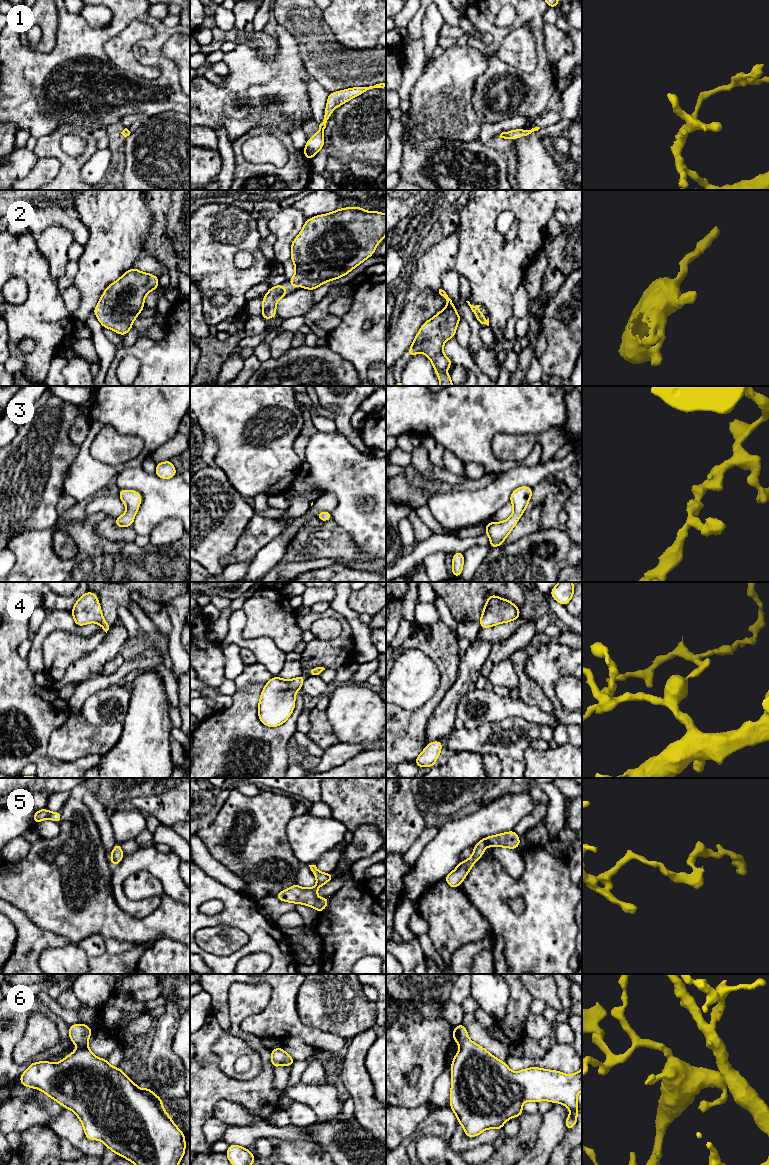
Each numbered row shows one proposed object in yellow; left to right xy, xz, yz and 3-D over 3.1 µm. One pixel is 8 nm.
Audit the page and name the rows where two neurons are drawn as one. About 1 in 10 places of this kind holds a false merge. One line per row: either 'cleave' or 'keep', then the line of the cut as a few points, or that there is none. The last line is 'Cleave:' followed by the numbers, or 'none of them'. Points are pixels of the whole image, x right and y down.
1: keep | no cut
2: keep | no cut
3: keep | no cut
4: keep | no cut
5: keep | no cut
6: keep | no cut
Cleave: none of them

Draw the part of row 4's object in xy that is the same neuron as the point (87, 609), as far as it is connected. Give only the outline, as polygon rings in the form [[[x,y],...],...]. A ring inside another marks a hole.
[[[90,591],[76,601],[71,613],[75,624],[79,627],[94,622],[99,624],[106,633],[109,630],[109,625],[102,615],[98,596]]]

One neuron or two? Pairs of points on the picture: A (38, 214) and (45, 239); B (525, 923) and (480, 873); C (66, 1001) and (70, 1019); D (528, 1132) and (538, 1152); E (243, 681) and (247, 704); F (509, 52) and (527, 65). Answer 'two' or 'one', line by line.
A: two
B: one
C: two
D: two
E: two
F: one

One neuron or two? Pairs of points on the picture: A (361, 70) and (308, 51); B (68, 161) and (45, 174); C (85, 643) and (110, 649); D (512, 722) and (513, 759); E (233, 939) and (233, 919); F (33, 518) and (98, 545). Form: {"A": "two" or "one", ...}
{"A": "one", "B": "two", "C": "two", "D": "one", "E": "two", "F": "two"}

